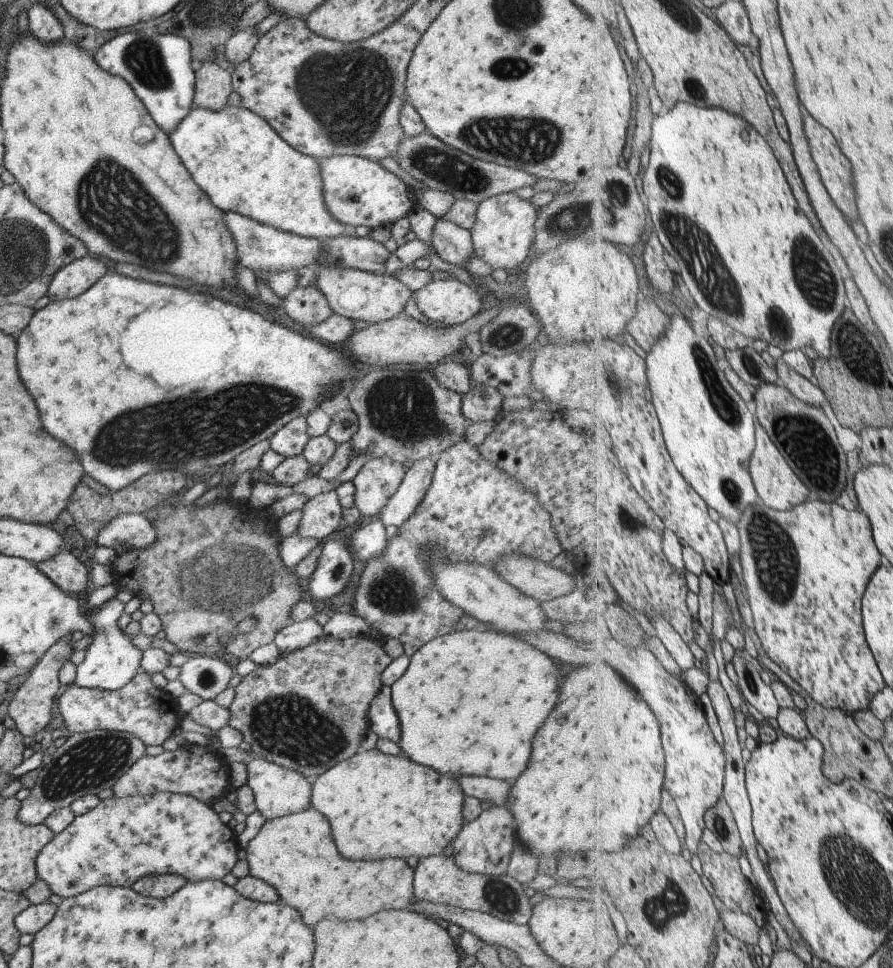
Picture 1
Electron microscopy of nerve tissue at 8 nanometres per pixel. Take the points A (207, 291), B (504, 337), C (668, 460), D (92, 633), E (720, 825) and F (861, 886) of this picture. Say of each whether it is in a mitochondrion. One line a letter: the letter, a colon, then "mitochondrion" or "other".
A: other
B: mitochondrion
C: other
D: other
E: mitochondrion
F: mitochondrion

